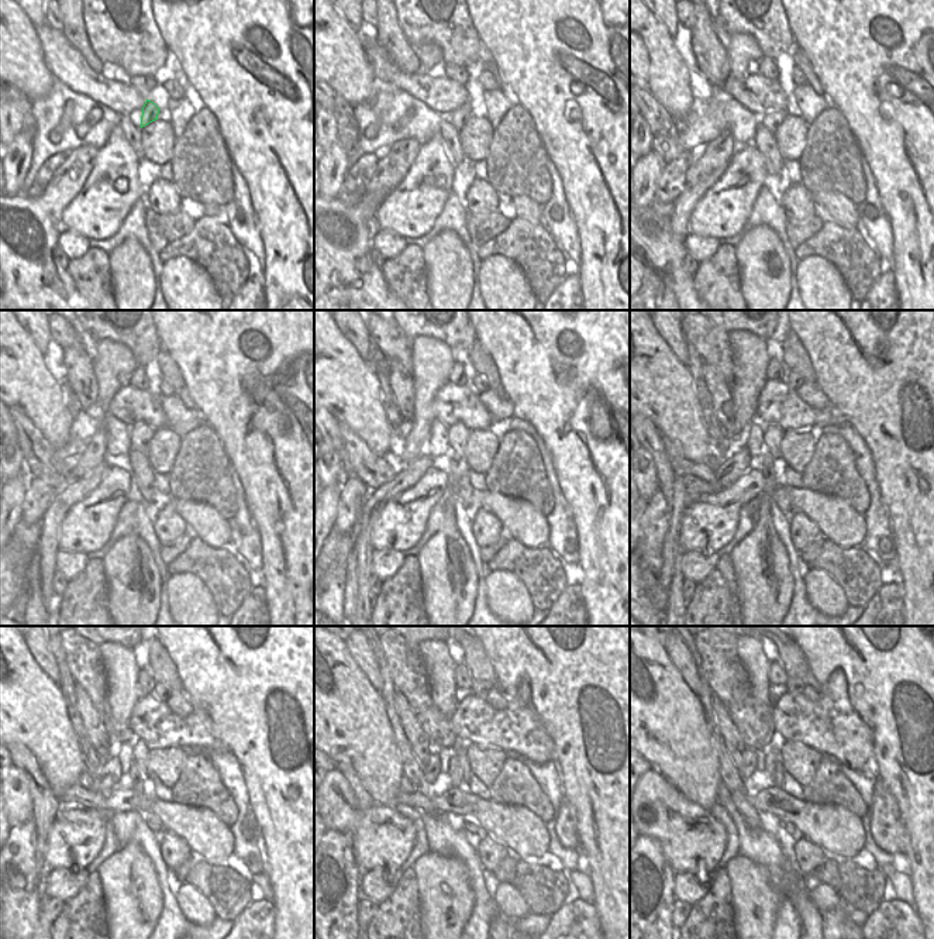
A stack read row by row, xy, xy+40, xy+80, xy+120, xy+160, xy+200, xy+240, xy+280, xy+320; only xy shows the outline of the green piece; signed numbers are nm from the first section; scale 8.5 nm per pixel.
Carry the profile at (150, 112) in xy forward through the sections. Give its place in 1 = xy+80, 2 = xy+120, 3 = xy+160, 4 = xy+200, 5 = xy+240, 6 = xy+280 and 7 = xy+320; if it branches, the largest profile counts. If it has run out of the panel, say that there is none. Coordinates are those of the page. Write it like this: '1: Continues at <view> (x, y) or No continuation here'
1: Continues at xy+80 (771, 120)
2: Continues at xy+120 (140, 433)
3: Continues at xy+160 (458, 434)
4: Continues at xy+200 (772, 434)
5: Continues at xy+240 (140, 749)
6: Continues at xy+280 (459, 746)
7: Continues at xy+320 (779, 777)

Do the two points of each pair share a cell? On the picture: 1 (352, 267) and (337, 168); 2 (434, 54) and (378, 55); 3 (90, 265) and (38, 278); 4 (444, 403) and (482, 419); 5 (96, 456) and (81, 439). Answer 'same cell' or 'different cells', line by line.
1: different cells
2: different cells
3: different cells
4: same cell
5: different cells

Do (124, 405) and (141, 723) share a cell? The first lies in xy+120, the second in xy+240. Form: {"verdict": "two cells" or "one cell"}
{"verdict": "one cell"}

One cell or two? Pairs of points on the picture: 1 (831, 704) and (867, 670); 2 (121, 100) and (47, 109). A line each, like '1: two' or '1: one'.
1: two
2: two

